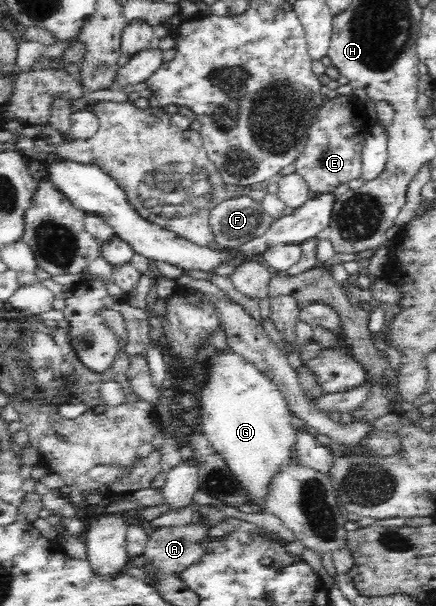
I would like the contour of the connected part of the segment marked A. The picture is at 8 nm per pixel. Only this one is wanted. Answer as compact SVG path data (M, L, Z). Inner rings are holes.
M188 525L185 527L160 527L149 536L142 565L134 564L130 572L138 581L152 587L158 588L161 582L168 577L179 575L195 561L198 561L205 551L198 540L206 538L210 534L210 528Z

